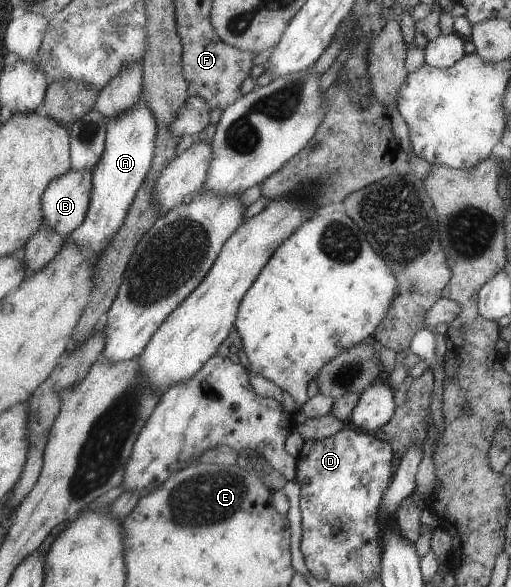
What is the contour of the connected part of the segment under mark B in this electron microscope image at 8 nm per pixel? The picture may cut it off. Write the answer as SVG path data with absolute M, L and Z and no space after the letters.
M73 169L53 180L42 201L45 223L69 237L87 219L93 184L92 171Z

